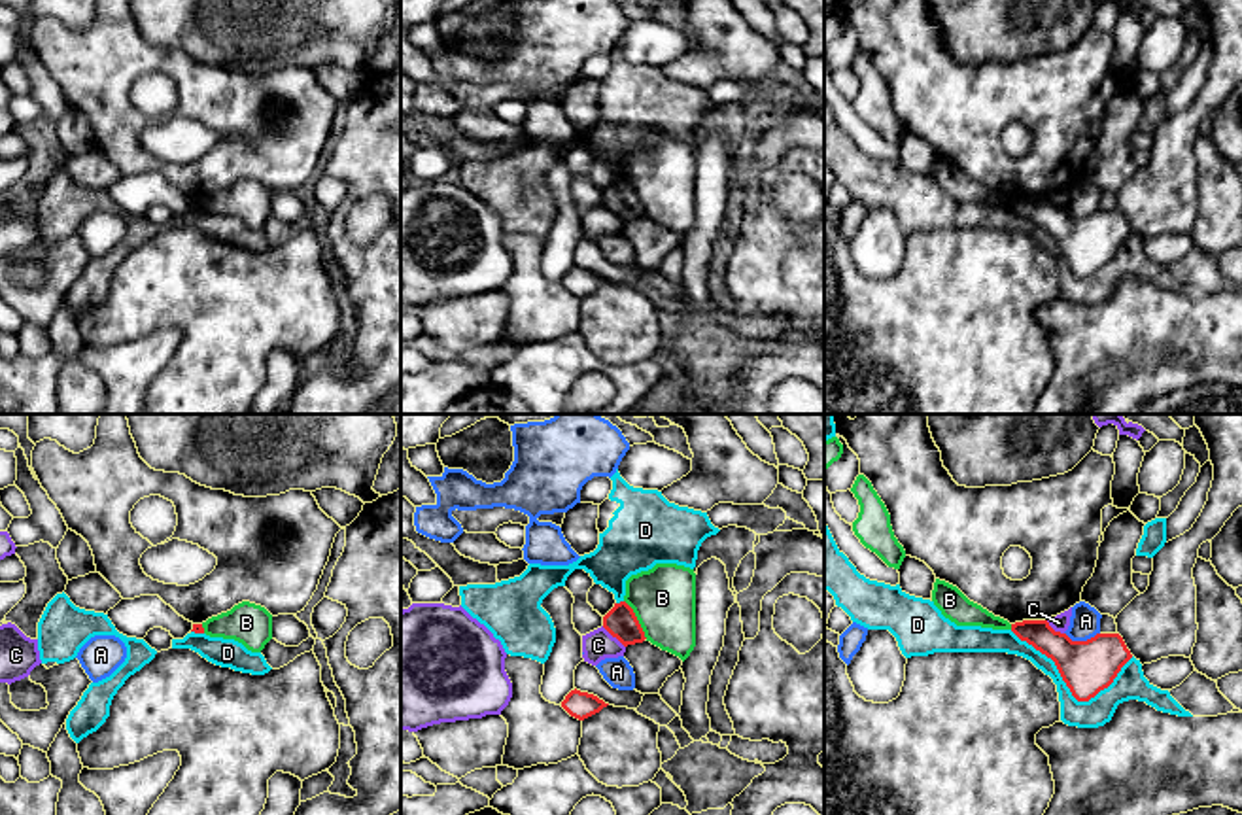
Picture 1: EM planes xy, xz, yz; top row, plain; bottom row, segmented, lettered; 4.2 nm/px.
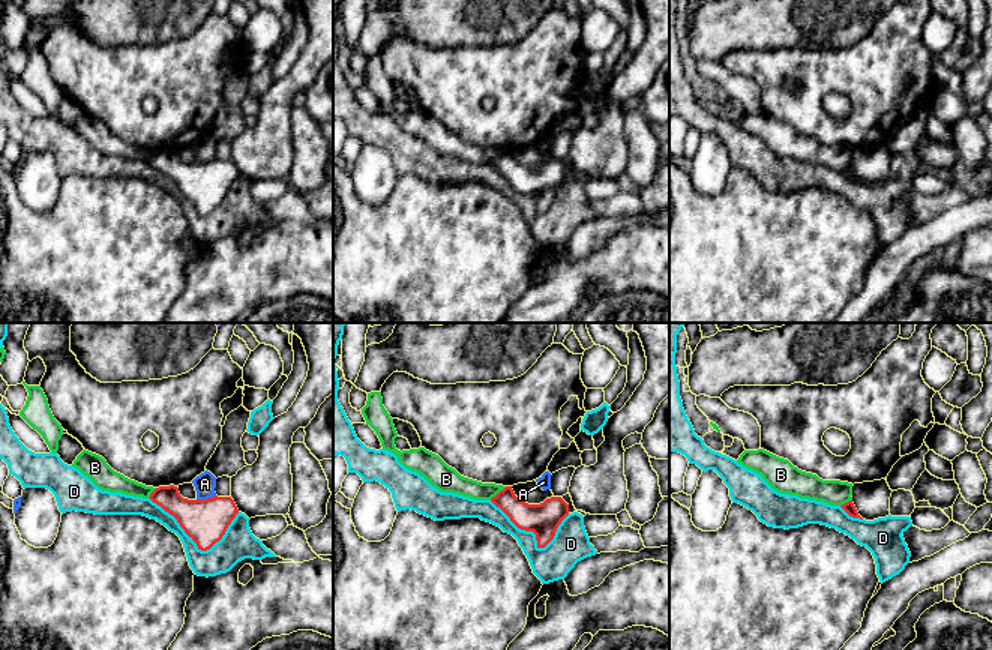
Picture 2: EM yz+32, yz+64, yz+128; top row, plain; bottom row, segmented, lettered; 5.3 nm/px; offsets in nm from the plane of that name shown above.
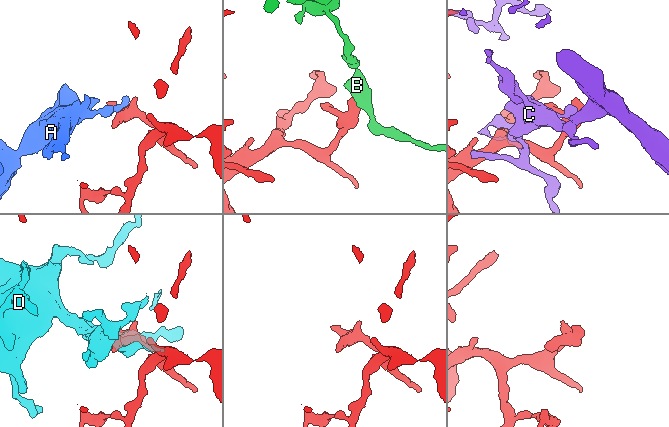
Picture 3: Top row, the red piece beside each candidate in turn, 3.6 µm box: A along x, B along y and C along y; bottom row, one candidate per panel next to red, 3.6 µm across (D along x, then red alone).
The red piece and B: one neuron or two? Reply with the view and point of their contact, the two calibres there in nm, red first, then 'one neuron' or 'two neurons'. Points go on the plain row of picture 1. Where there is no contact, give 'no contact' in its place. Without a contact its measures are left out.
xz (636, 195) | 140/280 nm | two neurons

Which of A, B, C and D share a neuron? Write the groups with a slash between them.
A / B / C / D

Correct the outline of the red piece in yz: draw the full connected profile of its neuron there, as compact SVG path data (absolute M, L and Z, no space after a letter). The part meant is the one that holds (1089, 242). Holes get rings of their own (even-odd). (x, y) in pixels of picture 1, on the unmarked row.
M1023 197L1011 208L1051 234L1078 278L1089 278L1108 265L1132 234L1119 210L1096 210L1087 217L1072 217L1055 208L1047 197Z

